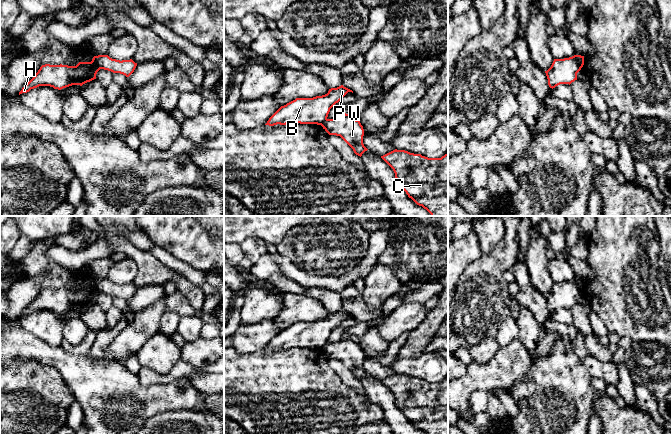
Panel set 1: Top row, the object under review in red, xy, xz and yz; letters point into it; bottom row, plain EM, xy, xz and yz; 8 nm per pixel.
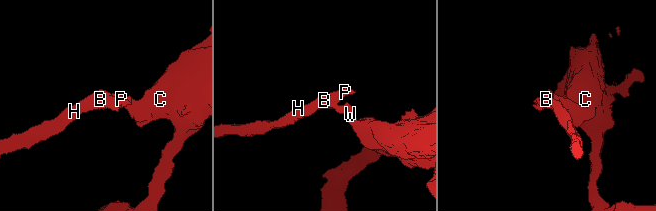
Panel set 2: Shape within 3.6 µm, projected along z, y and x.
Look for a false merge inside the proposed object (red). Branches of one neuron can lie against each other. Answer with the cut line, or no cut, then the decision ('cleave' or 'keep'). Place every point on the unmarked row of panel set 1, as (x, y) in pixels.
yz (575, 279), (580, 292) | cleave

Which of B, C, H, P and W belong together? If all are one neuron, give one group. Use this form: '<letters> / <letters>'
B H P / C W

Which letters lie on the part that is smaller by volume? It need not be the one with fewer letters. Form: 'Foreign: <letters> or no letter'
Foreign: B, H, P

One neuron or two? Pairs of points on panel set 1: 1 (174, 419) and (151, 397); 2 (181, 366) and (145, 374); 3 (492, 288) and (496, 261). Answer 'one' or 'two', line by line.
1: two
2: one
3: one

